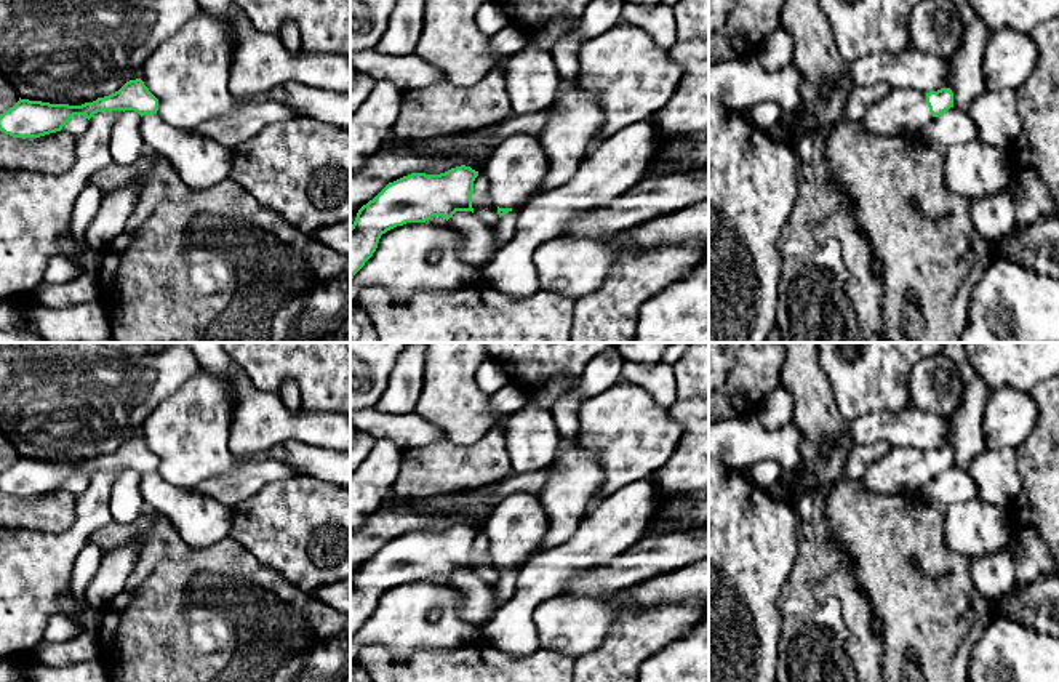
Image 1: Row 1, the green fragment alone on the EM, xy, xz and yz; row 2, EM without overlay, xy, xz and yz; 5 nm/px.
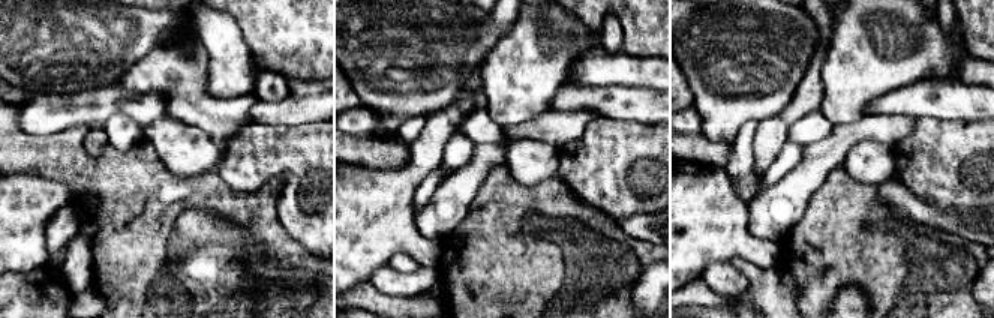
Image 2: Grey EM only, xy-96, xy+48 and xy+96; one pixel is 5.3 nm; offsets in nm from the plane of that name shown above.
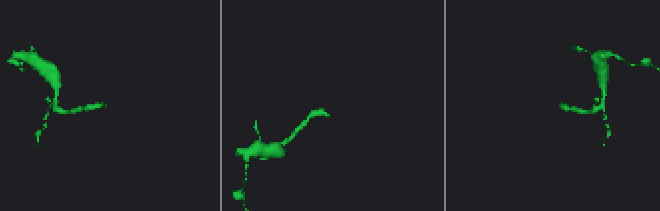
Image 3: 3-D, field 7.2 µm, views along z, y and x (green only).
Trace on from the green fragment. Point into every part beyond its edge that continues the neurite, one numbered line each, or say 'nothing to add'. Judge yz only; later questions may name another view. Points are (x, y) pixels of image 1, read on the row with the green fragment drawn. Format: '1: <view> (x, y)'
1: yz (901, 111)

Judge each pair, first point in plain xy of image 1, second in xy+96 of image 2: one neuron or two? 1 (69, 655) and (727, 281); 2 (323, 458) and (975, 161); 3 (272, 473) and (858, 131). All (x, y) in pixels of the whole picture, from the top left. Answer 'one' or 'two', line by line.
1: one
2: two
3: one

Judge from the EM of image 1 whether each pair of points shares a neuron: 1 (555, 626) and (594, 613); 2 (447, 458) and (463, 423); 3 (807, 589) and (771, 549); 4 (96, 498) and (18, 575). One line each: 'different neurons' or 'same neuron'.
1: same neuron
2: different neurons
3: different neurons
4: same neuron

